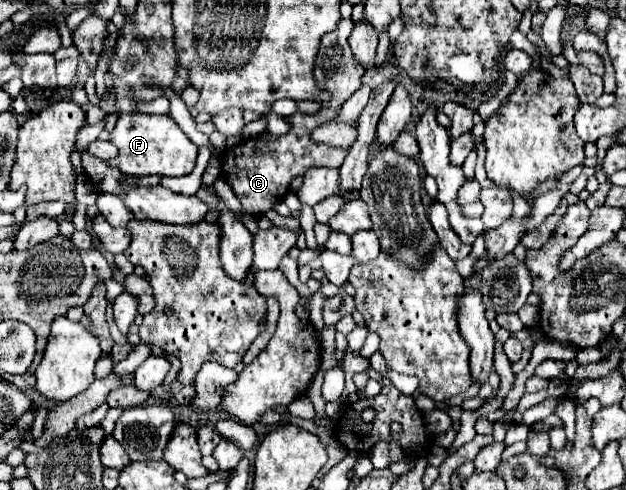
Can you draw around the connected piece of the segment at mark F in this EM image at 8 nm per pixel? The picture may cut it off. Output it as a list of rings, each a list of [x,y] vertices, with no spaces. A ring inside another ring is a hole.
[[[122,113],[116,127],[110,133],[110,141],[118,147],[118,157],[110,159],[108,165],[128,175],[186,175],[194,169],[198,147],[188,135],[176,125],[170,115],[146,115],[146,113]]]

